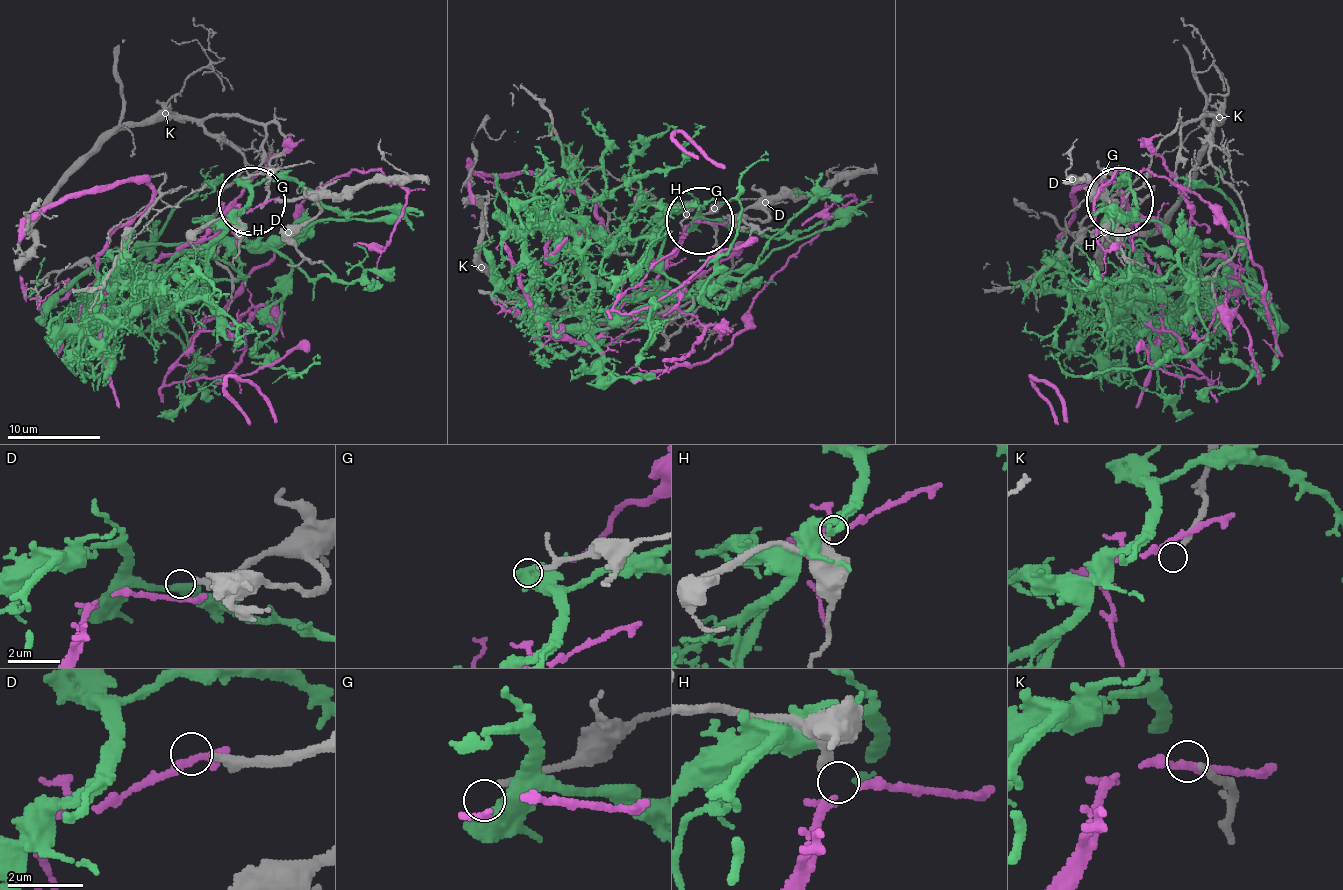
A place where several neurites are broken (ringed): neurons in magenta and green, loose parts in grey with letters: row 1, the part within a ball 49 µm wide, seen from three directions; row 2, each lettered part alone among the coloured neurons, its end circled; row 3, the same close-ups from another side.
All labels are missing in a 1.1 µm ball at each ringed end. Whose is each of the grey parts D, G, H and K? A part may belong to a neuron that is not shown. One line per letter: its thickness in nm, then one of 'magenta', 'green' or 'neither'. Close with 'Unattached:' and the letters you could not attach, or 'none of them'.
D: 280 nm thick; neither
G: 140 nm thick; neither
H: 320 nm thick; magenta
K: 190 nm thick; neither
Unattached: D, G, K

